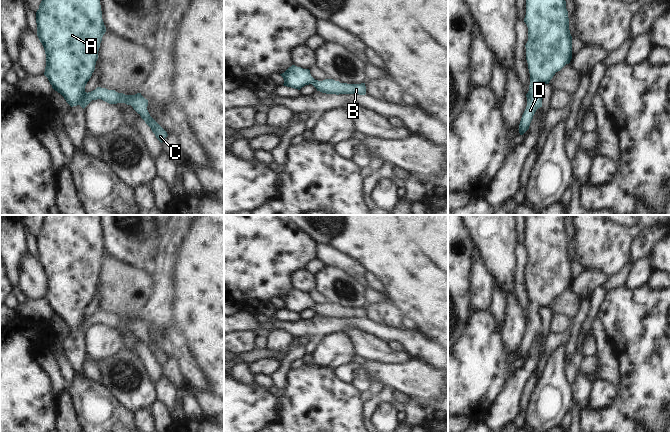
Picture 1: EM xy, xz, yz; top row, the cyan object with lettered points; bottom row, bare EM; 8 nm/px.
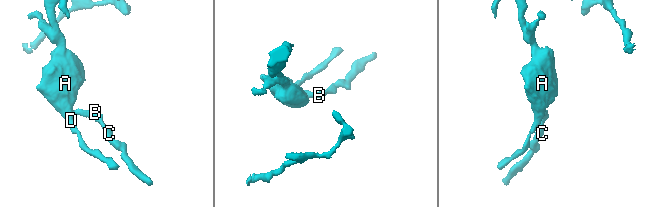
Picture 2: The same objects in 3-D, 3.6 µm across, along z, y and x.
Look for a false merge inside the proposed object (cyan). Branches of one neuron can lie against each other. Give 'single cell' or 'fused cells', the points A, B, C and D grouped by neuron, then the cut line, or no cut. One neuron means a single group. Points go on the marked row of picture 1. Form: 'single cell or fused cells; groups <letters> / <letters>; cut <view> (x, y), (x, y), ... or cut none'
single cell; groups A B C D; cut none

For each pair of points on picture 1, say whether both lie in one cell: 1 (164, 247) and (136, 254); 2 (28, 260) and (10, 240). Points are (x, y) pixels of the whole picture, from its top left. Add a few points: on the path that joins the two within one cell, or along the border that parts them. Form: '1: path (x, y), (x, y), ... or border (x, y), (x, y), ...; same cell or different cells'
1: border (161, 232), (158, 250), (149, 270); different cells
2: border (26, 251), (20, 258), (17, 277); different cells

